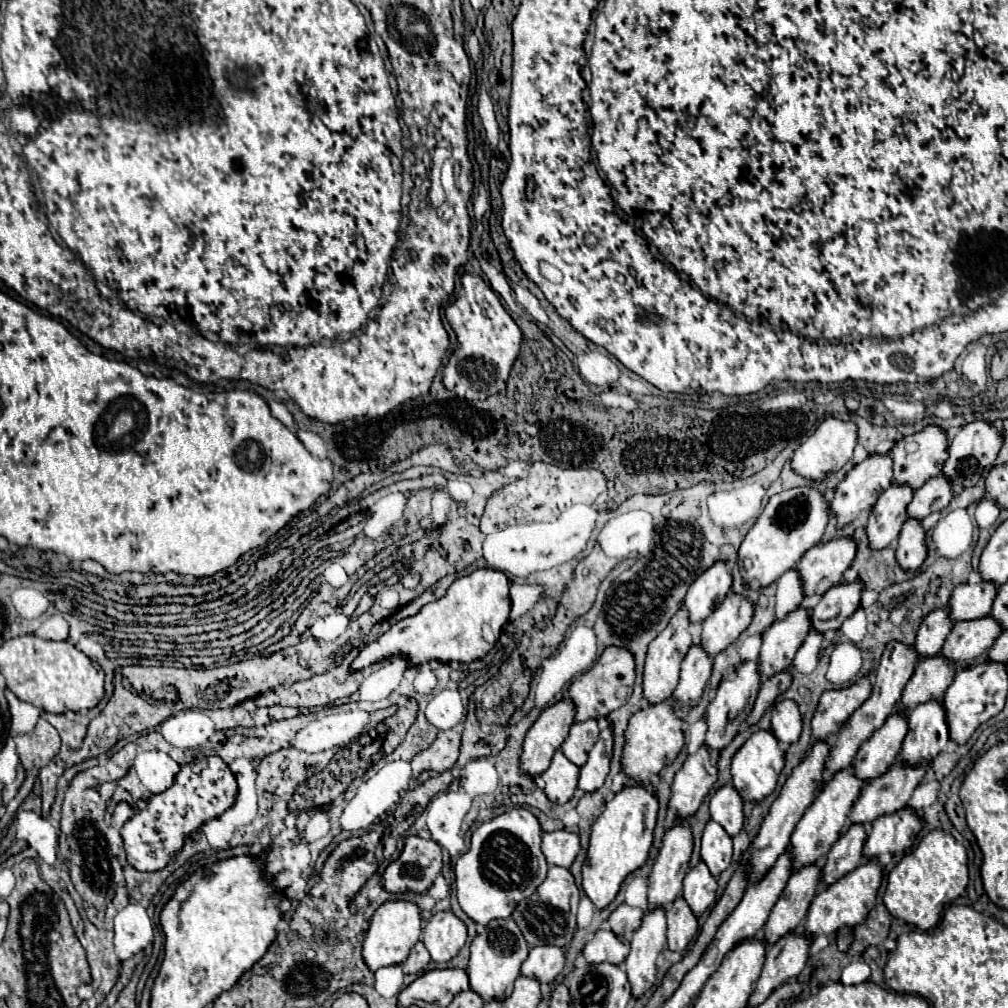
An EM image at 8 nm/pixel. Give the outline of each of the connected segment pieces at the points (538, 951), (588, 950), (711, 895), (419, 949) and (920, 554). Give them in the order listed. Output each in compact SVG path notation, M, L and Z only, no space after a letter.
M533 947L521 965L521 975L537 979L539 983L553 983L565 967L565 953L561 947Z
M599 929L583 947L587 963L615 963L621 965L629 955L629 947L609 929Z
M703 861L695 865L683 879L683 897L695 917L699 917L709 905L715 903L715 891L717 881Z
M419 941L419 943L411 949L411 953L409 953L407 961L403 963L403 973L405 973L405 975L419 973L419 971L423 971L423 969L425 969L425 965L427 965L429 961L431 961L429 951L427 951L427 949L425 949L425 945Z
M907 519L897 543L899 543L895 551L897 565L905 571L917 571L927 557L923 525L917 519Z

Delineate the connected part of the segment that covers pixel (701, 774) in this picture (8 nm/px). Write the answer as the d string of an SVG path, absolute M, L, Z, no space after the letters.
M703 745L693 757L683 763L681 771L675 775L669 809L675 811L677 819L691 819L715 781L717 767L711 763L711 755Z

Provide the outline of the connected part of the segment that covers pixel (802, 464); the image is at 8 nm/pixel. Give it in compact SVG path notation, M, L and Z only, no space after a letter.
M827 417L819 427L817 431L803 443L795 449L793 453L793 459L791 459L791 469L813 481L813 483L821 483L829 473L835 473L839 471L853 455L853 449L855 449L855 441L857 441L857 427L851 423L851 421L841 421L841 419L835 419L835 417Z

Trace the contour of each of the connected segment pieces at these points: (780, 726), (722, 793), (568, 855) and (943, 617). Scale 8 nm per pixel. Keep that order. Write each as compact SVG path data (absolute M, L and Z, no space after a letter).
M783 699L775 703L771 715L771 733L781 743L797 743L801 735L801 713L795 701Z
M723 785L709 801L711 819L719 823L727 835L735 837L743 827L743 799L733 785Z
M561 829L561 831L551 831L543 835L541 851L547 859L549 865L559 865L559 867L571 867L579 853L579 835Z
M947 607L945 609L935 609L933 613L929 613L923 619L923 623L917 631L915 643L913 643L913 649L917 651L917 657L919 659L929 659L929 657L939 655L951 627L953 627L953 623L949 619Z

